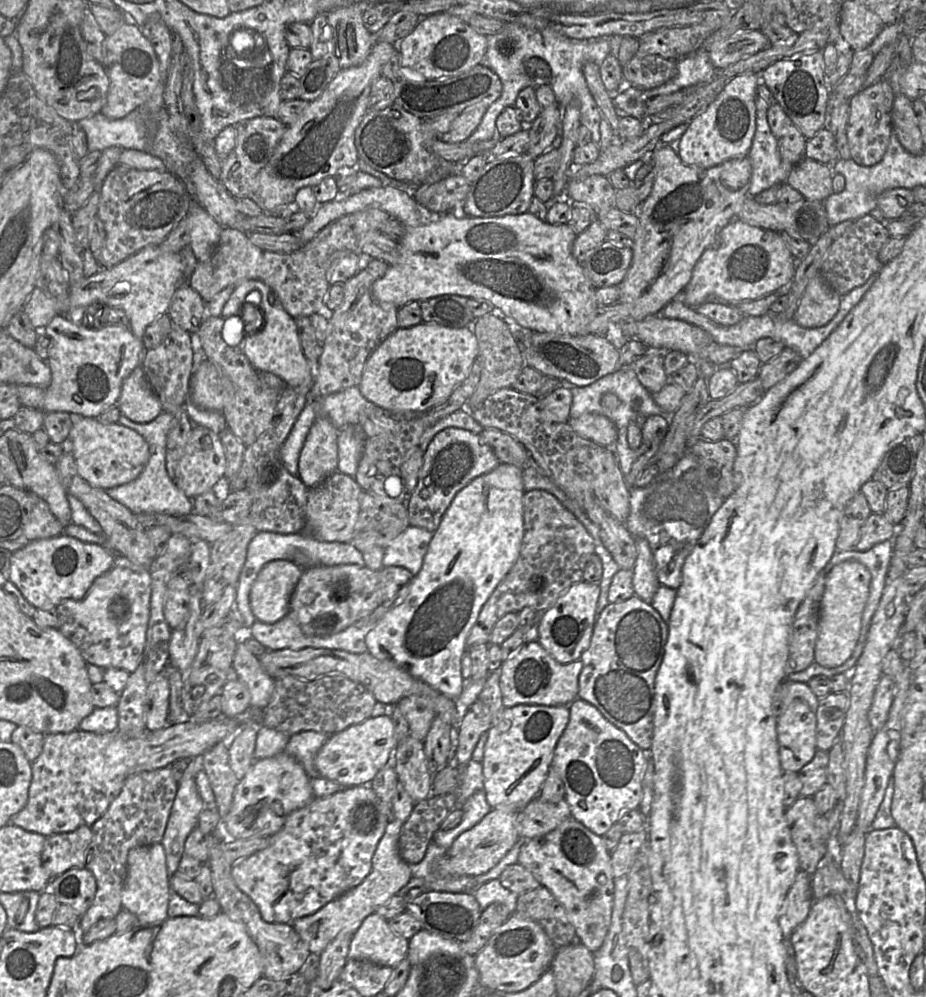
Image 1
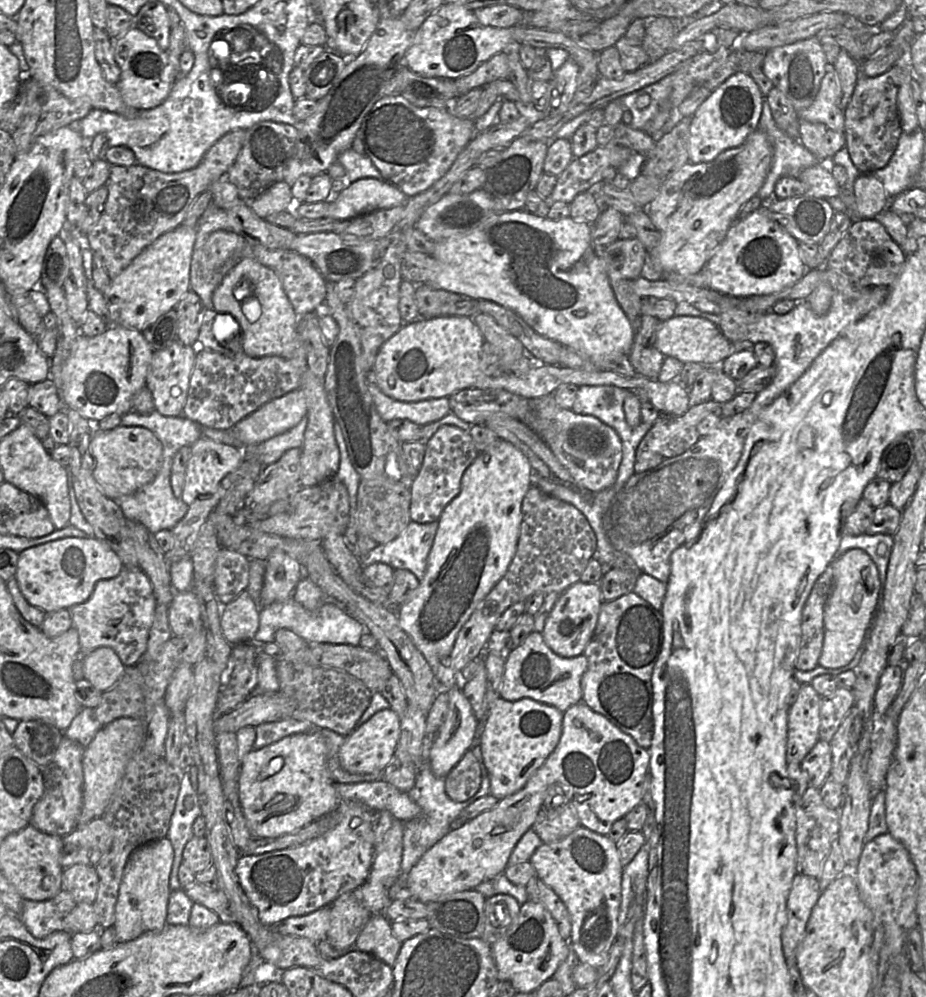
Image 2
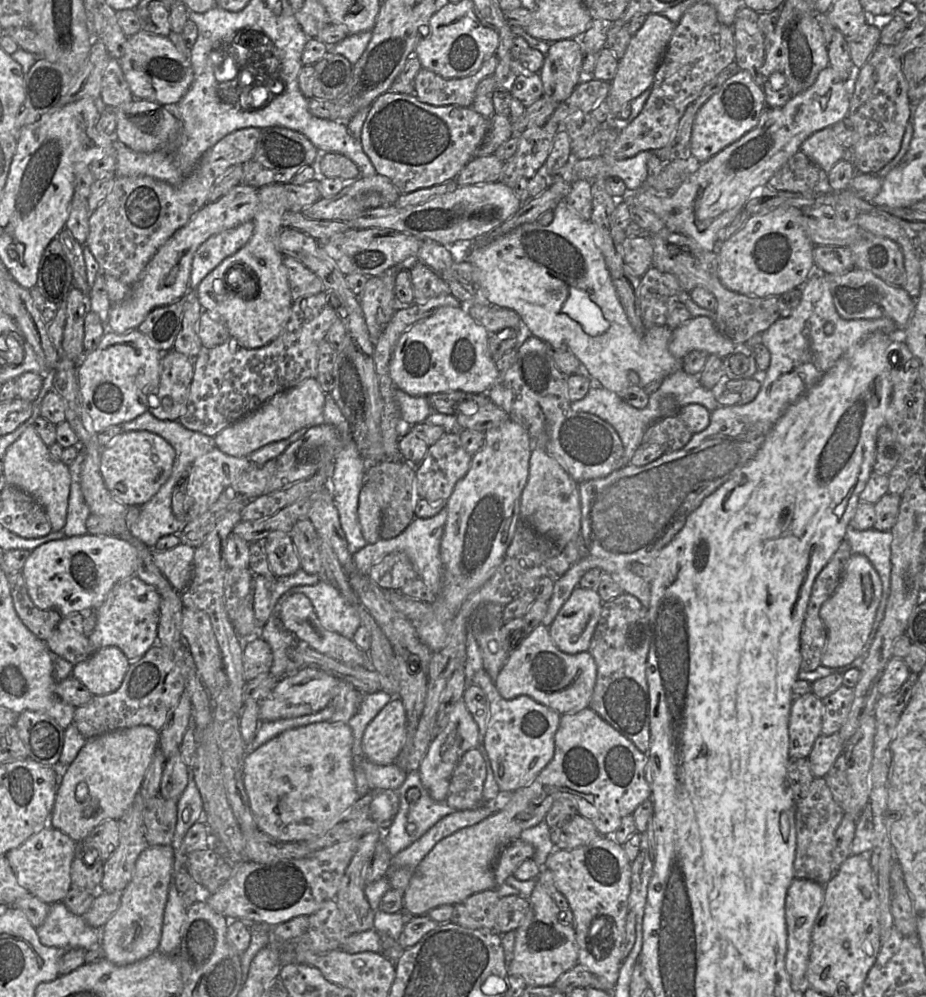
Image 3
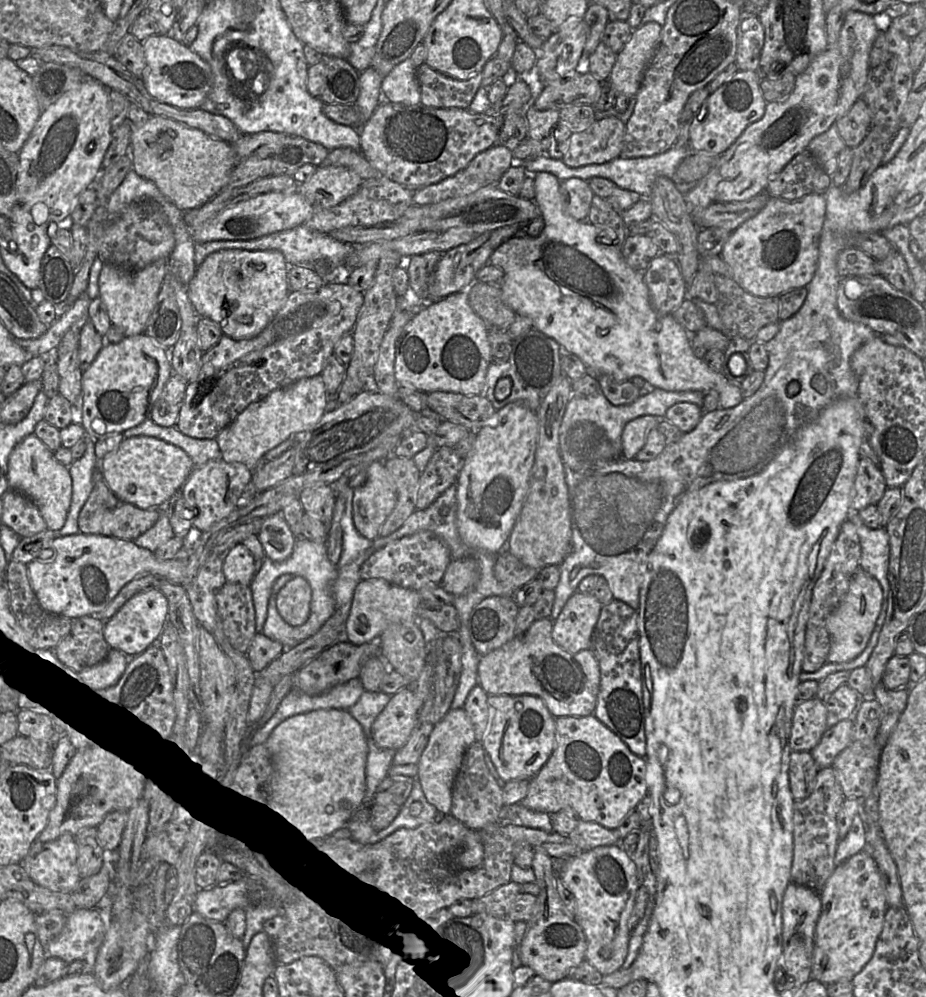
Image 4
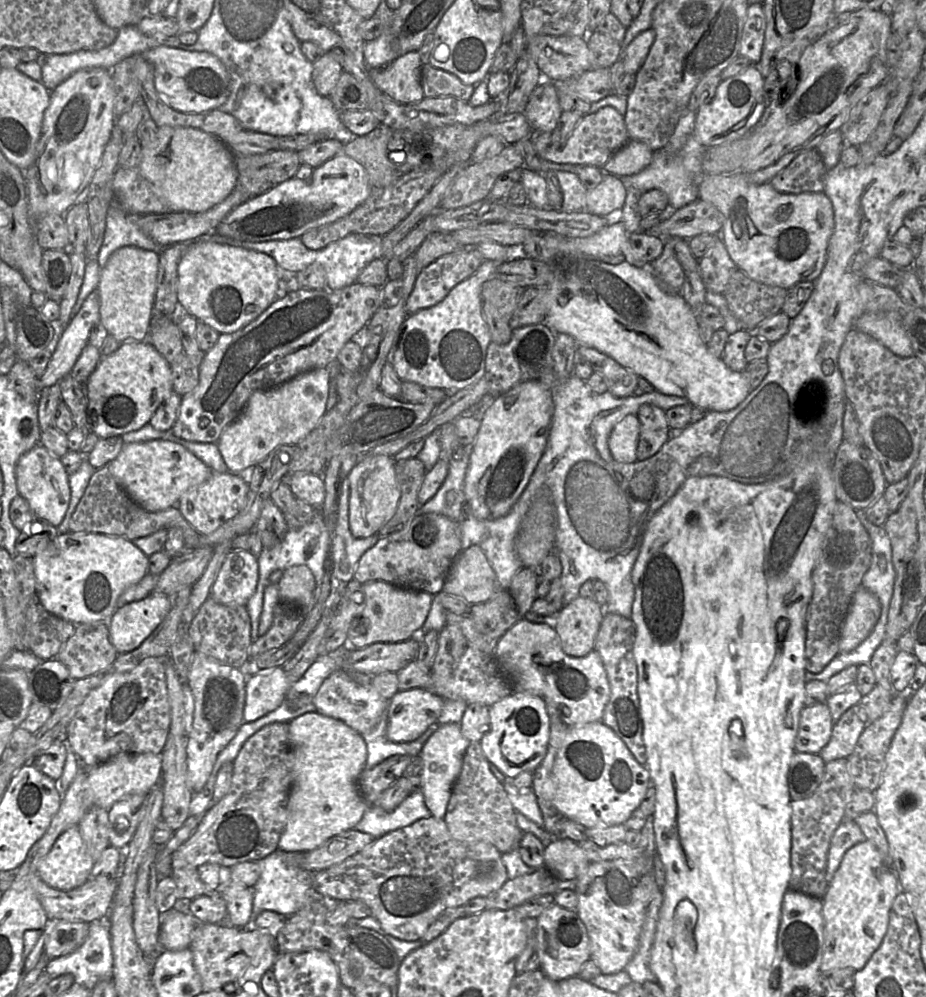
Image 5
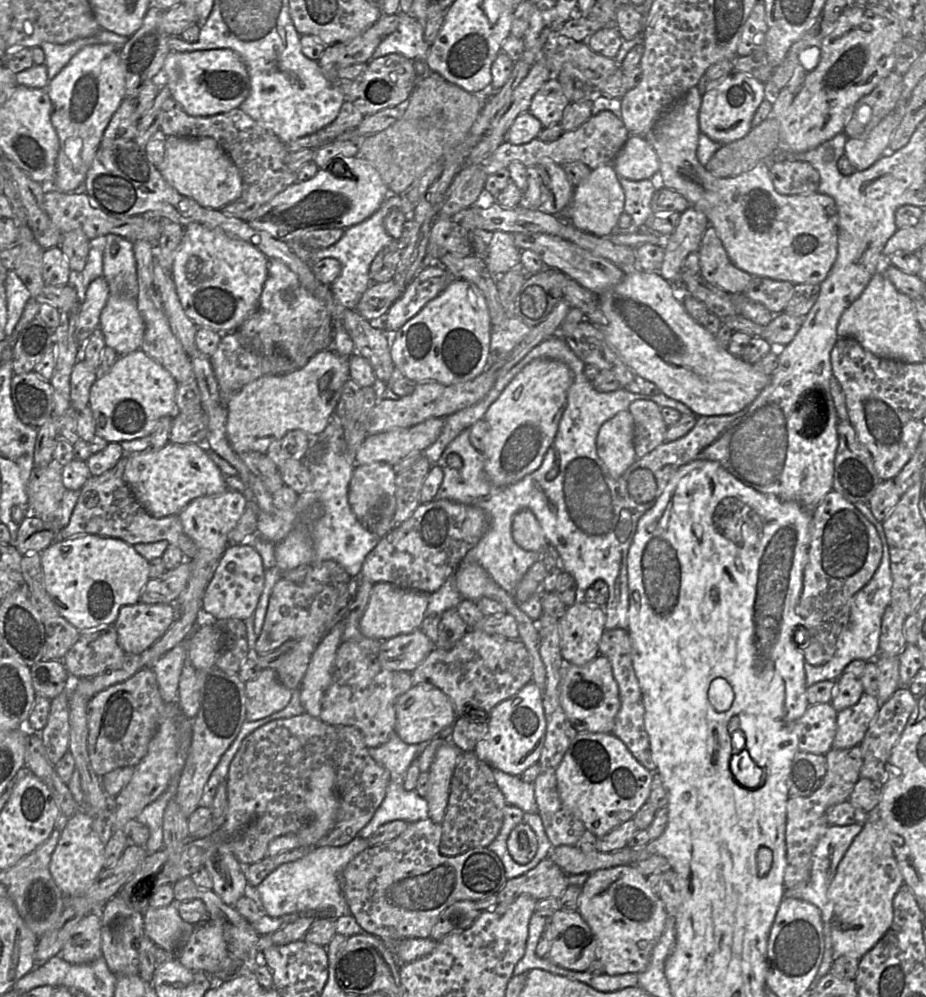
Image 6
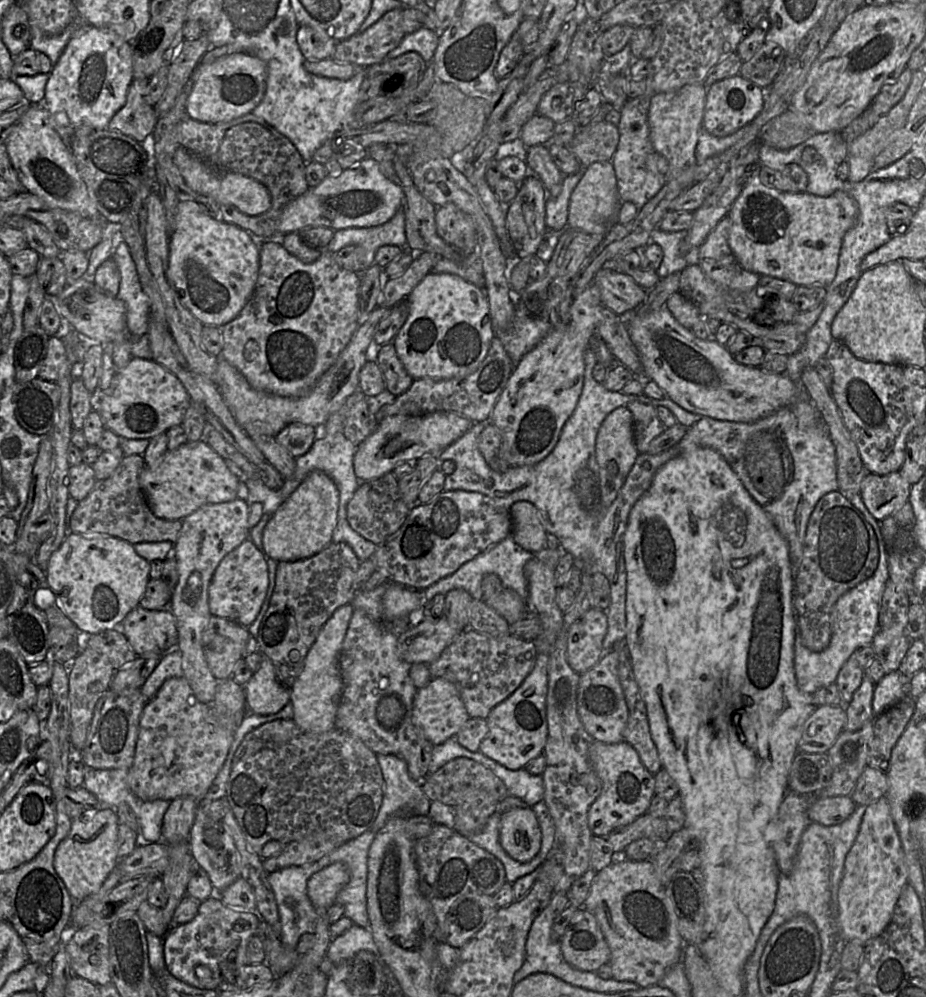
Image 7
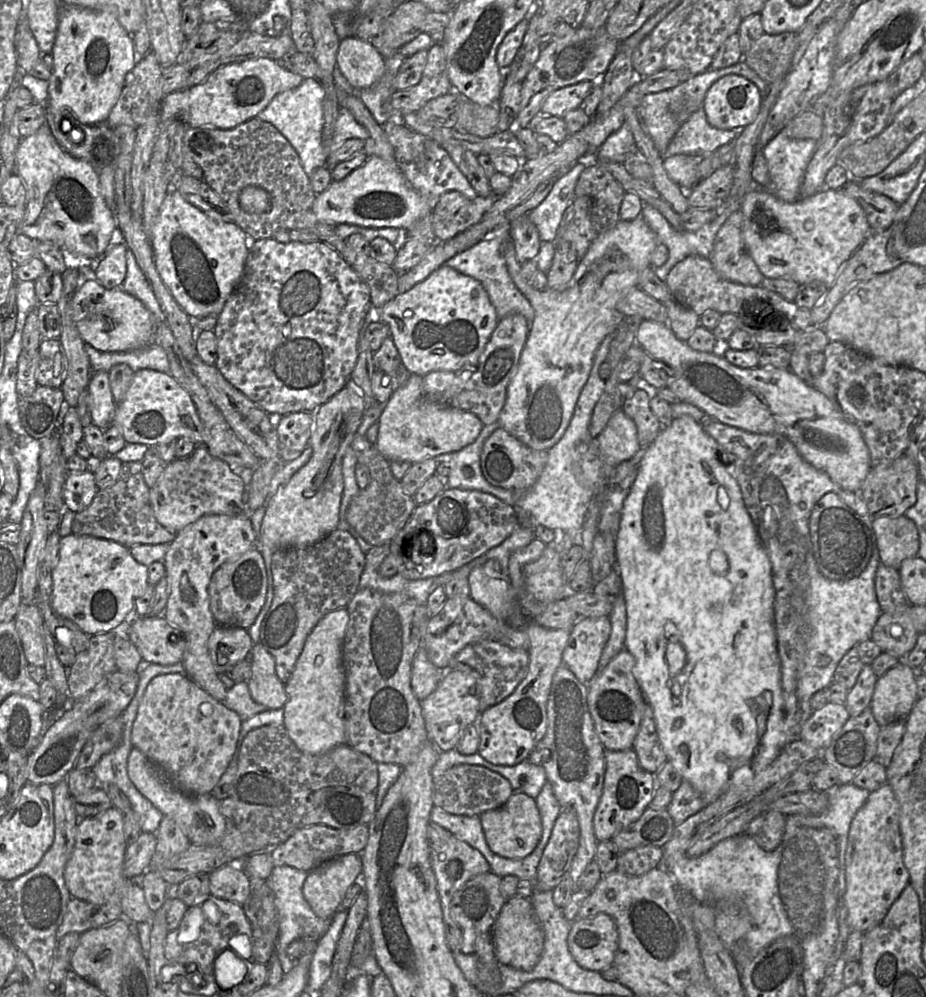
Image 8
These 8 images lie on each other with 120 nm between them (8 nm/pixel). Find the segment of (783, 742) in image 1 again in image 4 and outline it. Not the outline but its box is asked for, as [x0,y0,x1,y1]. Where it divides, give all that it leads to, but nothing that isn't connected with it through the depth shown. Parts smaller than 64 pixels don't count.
[790,696,828,751]

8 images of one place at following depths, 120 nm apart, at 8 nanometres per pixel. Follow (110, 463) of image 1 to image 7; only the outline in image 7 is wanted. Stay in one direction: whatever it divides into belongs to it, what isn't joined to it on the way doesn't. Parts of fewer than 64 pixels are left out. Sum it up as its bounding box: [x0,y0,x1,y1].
[139,440,239,521]

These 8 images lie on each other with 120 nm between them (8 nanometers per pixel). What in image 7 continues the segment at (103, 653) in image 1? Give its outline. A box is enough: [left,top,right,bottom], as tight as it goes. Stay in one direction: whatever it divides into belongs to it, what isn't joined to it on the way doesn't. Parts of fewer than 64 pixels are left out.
[122,605,177,656]

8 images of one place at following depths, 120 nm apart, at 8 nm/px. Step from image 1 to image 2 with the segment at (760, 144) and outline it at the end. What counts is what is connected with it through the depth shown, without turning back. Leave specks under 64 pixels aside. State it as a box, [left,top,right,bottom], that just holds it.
[757,102,820,201]

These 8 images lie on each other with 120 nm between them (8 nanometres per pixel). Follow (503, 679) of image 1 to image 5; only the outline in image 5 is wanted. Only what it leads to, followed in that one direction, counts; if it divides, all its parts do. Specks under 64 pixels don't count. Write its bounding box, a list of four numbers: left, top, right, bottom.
[493,618,610,726]

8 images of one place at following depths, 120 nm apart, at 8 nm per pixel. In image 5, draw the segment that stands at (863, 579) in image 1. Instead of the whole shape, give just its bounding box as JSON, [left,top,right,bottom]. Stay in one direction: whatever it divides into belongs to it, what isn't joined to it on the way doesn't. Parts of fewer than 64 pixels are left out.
[839,585,881,653]

